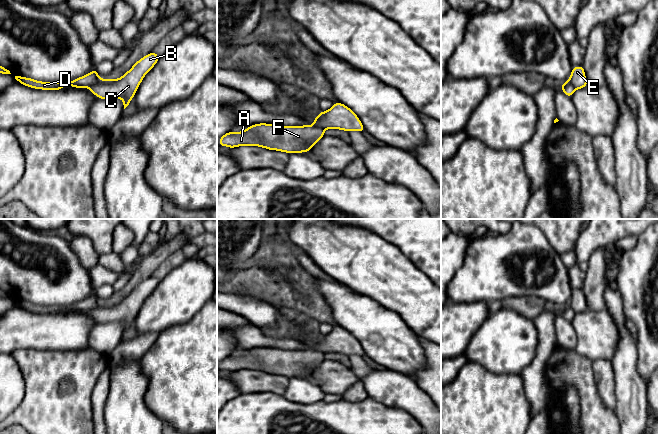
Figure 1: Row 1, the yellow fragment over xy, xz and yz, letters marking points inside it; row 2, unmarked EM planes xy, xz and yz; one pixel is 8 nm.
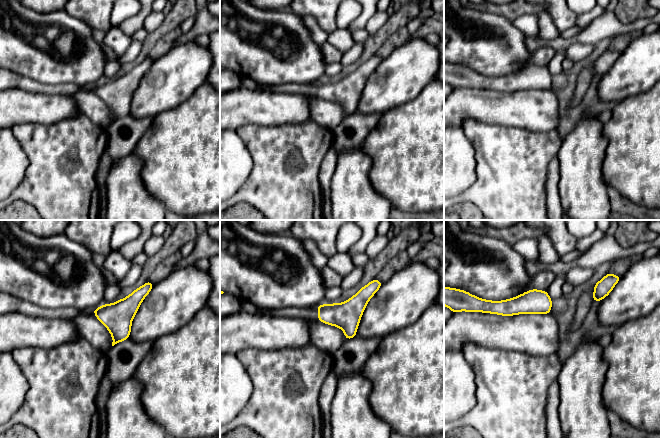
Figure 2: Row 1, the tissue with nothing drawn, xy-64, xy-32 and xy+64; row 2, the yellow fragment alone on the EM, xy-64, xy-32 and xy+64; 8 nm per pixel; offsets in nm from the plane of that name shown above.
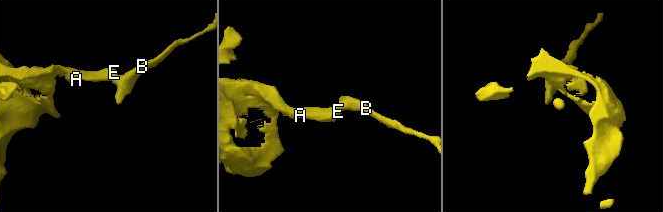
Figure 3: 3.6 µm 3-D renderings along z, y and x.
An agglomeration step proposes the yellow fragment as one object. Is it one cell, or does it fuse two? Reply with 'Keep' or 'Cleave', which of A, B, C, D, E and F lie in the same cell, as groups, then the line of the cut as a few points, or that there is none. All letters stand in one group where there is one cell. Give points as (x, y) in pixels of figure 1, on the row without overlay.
Cleave. Groups: A D E F / B C. Split along xy (101, 303), (91, 311)

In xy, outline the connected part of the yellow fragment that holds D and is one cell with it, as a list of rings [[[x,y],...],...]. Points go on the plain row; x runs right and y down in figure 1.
[[[96,292],[85,300],[67,306],[42,306],[27,301],[15,300],[19,308],[42,314],[61,314],[65,310],[74,312],[89,312],[96,309],[102,302],[97,298]]]

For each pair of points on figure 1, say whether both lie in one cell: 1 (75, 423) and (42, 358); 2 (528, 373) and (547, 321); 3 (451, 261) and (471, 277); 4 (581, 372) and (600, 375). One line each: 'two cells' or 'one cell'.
1: one cell
2: one cell
3: two cells
4: two cells

